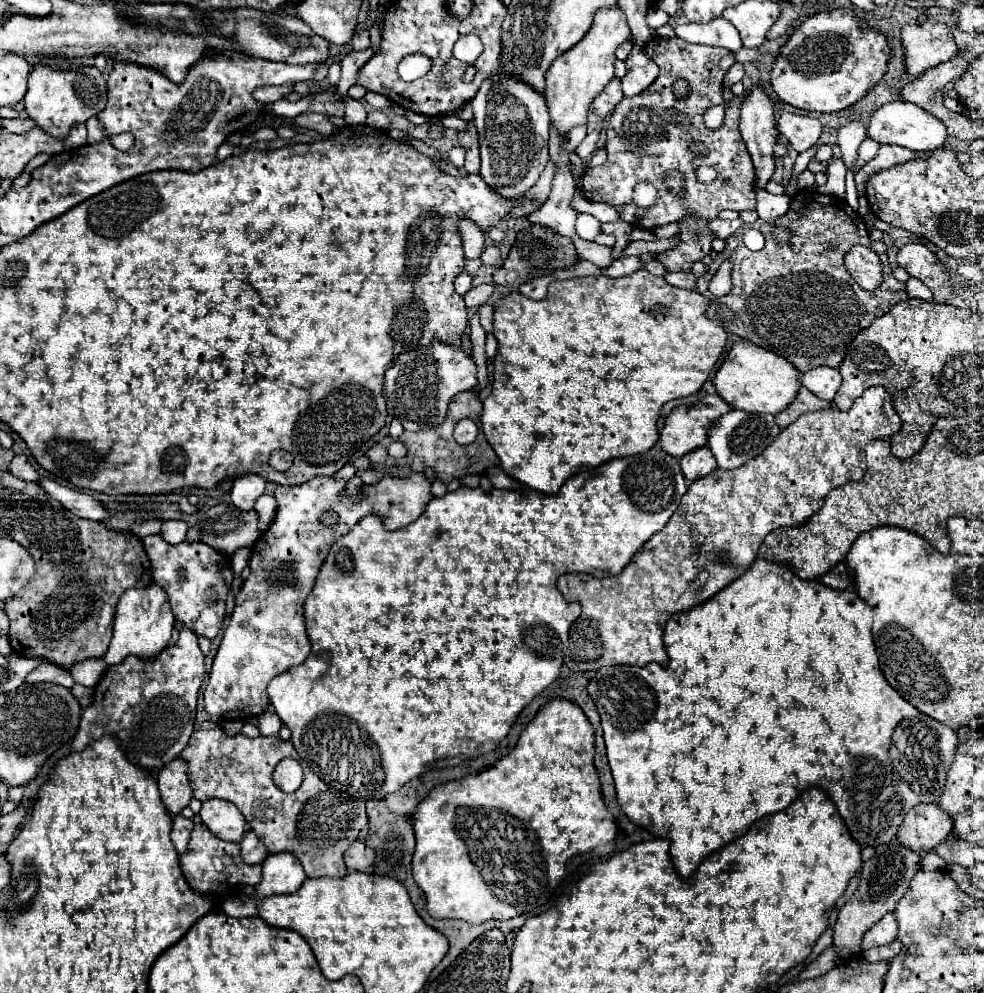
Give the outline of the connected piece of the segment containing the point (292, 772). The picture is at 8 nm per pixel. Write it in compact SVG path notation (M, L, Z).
M284 758L282 762L278 762L274 770L274 782L280 790L294 792L300 786L300 780L302 780L302 768L296 760Z

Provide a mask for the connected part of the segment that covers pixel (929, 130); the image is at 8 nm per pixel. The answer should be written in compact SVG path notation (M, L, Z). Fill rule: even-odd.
M898 100L898 102L884 104L882 108L878 108L872 114L868 134L878 144L896 144L896 146L904 146L904 148L914 150L914 152L926 152L926 150L934 150L934 148L944 146L946 126L938 118L934 118L926 110L922 110L920 106L914 106L910 102Z

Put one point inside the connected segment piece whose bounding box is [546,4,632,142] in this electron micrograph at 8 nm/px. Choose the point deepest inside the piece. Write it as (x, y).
(576, 78)

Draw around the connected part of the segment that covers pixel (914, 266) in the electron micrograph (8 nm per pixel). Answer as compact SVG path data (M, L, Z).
M910 242L910 244L904 244L904 246L898 250L896 260L898 260L898 264L900 264L910 276L922 280L922 282L932 290L934 302L940 302L940 304L942 304L946 298L952 296L952 284L948 282L948 274L946 274L946 270L944 270L944 266L942 266L940 260L936 258L936 254L932 254L924 244L912 244L912 242Z

